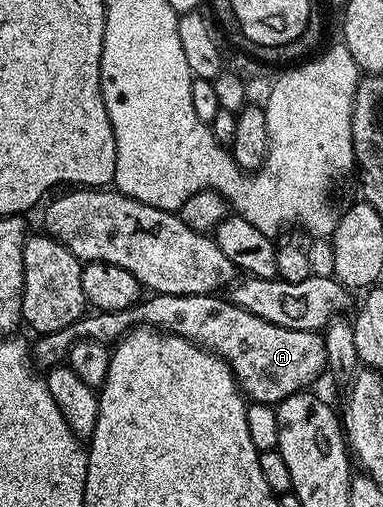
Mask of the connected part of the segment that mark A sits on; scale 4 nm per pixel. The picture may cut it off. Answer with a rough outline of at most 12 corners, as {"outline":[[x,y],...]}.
{"outline":[[157,295],[38,336],[40,368],[78,339],[133,327],[181,335],[227,360],[252,403],[279,404],[327,367],[322,334],[230,298]]}

